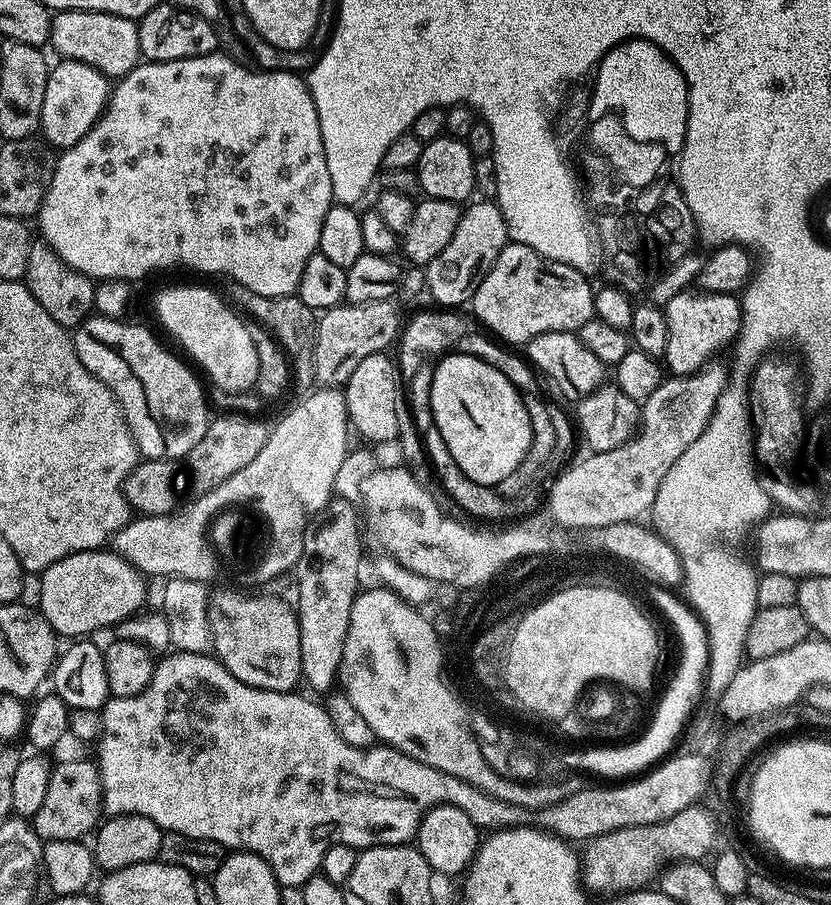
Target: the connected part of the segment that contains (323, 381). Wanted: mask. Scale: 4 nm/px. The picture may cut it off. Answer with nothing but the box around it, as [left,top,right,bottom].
[314,299,402,388]

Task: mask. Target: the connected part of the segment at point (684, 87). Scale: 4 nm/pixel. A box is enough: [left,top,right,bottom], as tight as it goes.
[588,40,688,154]

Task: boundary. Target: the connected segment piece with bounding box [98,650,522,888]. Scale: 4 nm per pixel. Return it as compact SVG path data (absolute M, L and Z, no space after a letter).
M173 651L173 656L168 656L165 660L161 659L154 670L154 678L150 682L150 686L146 686L146 690L142 690L142 694L134 694L134 698L118 698L111 697L105 702L101 715L101 726L103 731L98 739L100 746L100 756L98 755L98 767L100 769L100 781L102 782L102 790L104 791L104 807L103 811L108 816L125 816L126 814L142 814L146 818L150 818L150 822L157 824L161 830L169 832L177 832L178 834L186 834L190 838L210 838L214 842L218 842L226 850L239 850L242 852L252 852L256 856L263 858L270 866L270 870L275 874L276 881L280 883L281 888L303 888L306 881L310 877L317 875L320 872L320 863L326 854L326 850L332 844L345 844L357 850L365 848L373 848L376 844L408 844L416 835L416 829L420 822L420 817L430 811L431 808L436 808L440 804L449 804L450 806L458 806L458 810L462 810L466 814L470 814L470 818L481 830L499 830L502 828L514 828L521 823L522 809L514 806L510 802L502 802L498 798L494 798L490 794L486 794L482 790L478 790L474 786L470 786L466 782L462 782L458 778L454 778L450 774L442 774L442 770L434 770L434 766L426 766L422 762L418 762L414 758L410 758L406 754L402 754L397 748L389 748L387 746L373 746L371 748L355 748L346 742L342 742L342 734L338 734L338 730L334 730L334 722L330 722L330 714L327 707L323 703L315 704L312 700L307 700L304 696L299 696L299 691L293 690L290 692L275 692L274 690L262 690L254 686L246 686L246 682L238 682L238 678L234 678L234 674L230 674L230 670L226 670L226 666L216 659L215 655L205 653L186 653Z

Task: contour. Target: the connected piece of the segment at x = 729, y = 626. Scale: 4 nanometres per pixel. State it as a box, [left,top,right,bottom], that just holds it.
[650,371,770,698]

